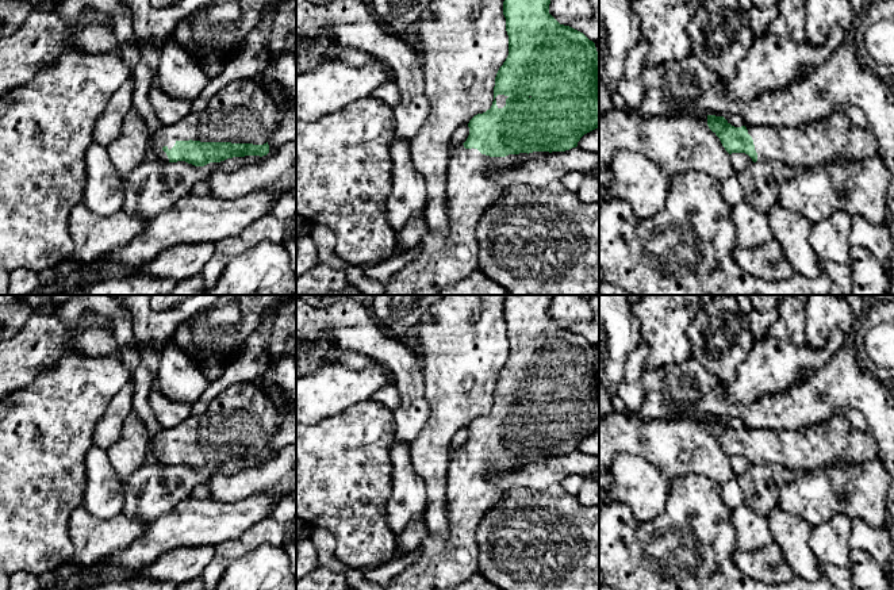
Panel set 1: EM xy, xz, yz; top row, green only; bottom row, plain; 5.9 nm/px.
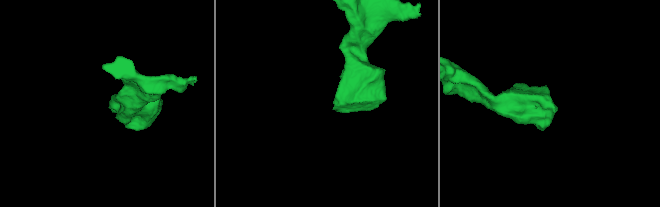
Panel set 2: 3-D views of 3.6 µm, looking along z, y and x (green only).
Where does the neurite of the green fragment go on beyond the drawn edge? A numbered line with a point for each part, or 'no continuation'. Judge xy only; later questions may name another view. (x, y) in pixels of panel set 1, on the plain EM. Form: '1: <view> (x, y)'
1: xy (245, 414)

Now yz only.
1: yz (833, 441)

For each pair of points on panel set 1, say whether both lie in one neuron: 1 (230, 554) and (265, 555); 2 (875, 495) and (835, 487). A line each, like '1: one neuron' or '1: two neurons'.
1: two neurons
2: one neuron

